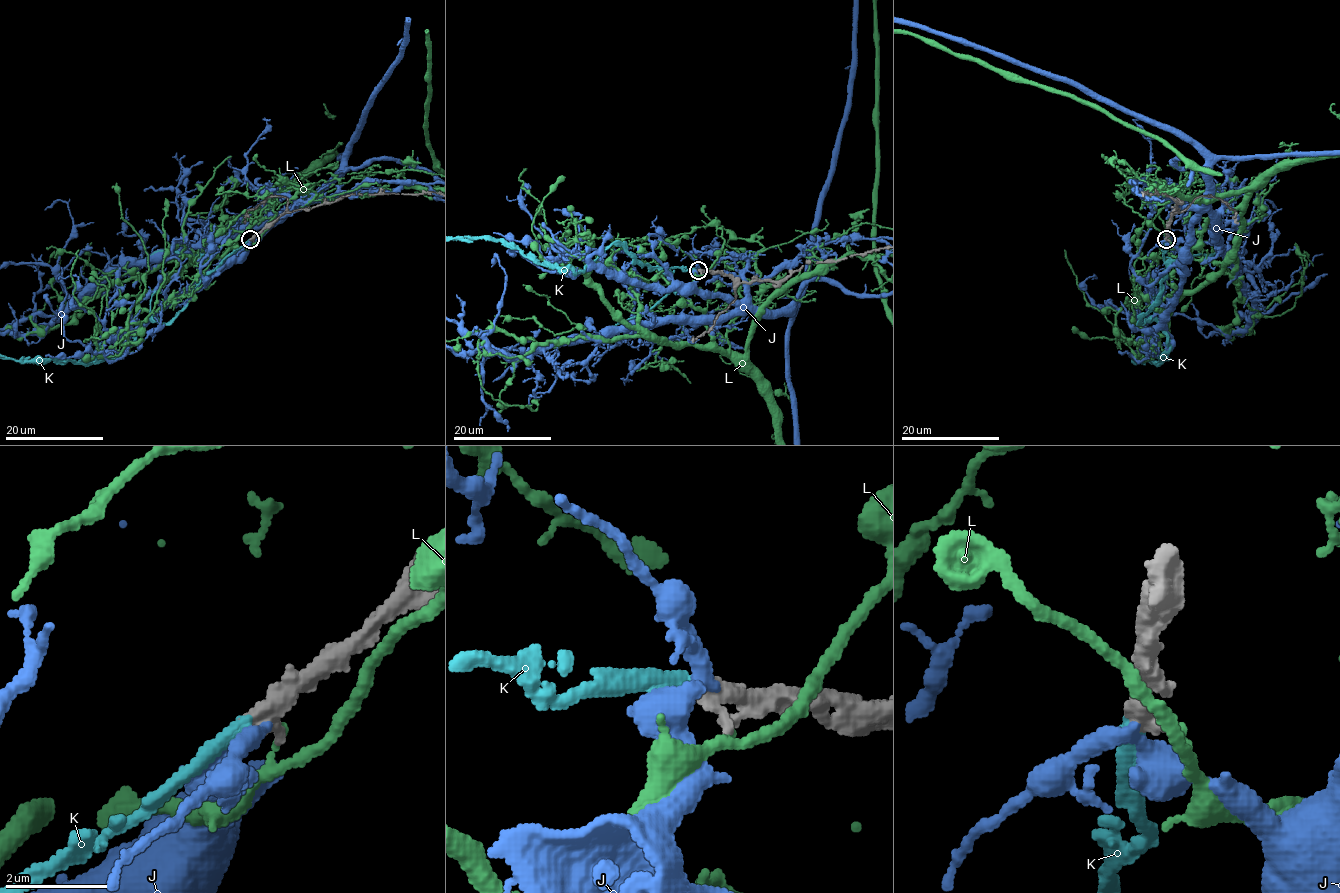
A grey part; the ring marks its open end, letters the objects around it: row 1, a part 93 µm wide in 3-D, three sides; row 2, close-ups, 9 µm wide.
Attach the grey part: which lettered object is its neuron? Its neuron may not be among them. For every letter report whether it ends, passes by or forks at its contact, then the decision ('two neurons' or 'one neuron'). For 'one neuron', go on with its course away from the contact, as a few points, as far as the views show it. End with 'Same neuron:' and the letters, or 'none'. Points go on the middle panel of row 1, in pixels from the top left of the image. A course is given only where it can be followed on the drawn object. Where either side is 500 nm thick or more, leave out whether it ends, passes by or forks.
J: it passes by; two neurons
K: it ends; one neuron; course (698, 270), (659, 270), (613, 244), (576, 272), (537, 263), (486, 237)
L: it passes by; two neurons
Same neuron: K

